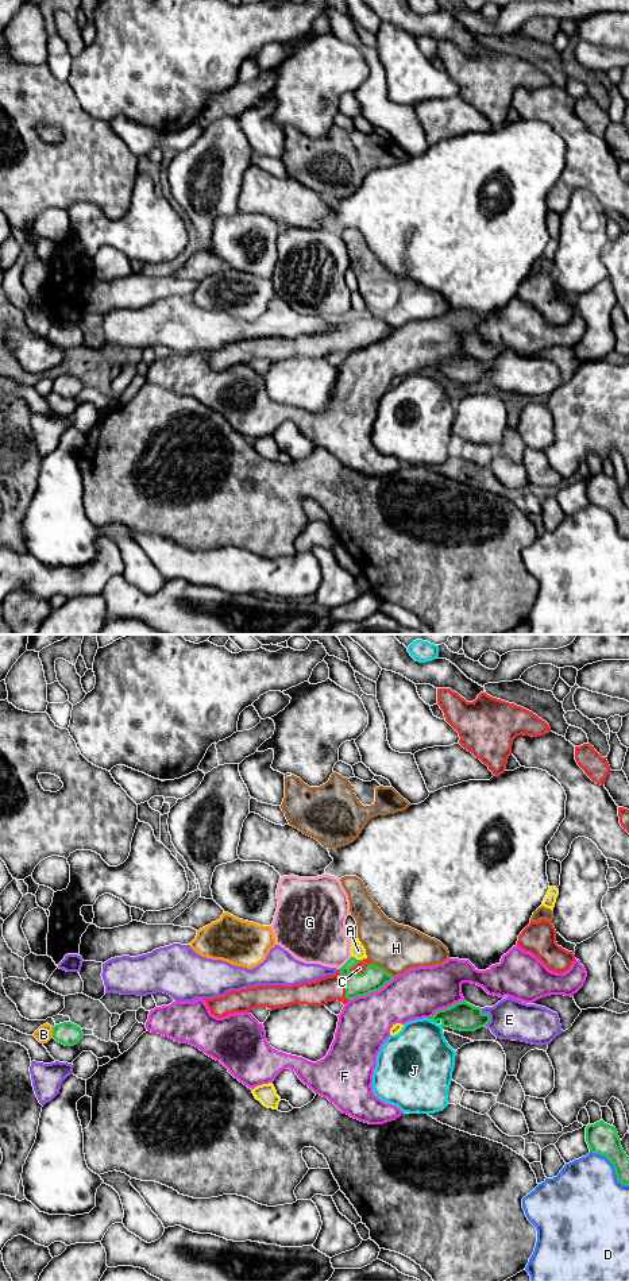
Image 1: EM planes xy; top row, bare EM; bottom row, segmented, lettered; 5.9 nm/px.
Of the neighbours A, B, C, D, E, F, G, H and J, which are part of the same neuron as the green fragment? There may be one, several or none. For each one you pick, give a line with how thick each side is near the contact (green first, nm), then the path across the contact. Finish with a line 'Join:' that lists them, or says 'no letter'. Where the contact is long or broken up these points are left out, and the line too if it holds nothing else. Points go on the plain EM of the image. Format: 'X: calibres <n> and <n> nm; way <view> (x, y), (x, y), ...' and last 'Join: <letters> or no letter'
C: calibres 140 and 70 nm
Join: C

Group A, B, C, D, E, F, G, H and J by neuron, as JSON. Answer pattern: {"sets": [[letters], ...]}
{"sets": [["A"], ["B"], ["C"], ["D"], ["E"], ["F"], ["G"], ["H"], ["J"]]}

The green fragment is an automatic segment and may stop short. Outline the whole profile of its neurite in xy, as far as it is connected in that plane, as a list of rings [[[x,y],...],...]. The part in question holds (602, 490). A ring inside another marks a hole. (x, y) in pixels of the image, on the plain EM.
[[[599,472],[586,479],[586,494],[591,505],[606,509],[614,518],[617,532],[629,537],[629,509],[621,498],[621,491],[614,478]]]

